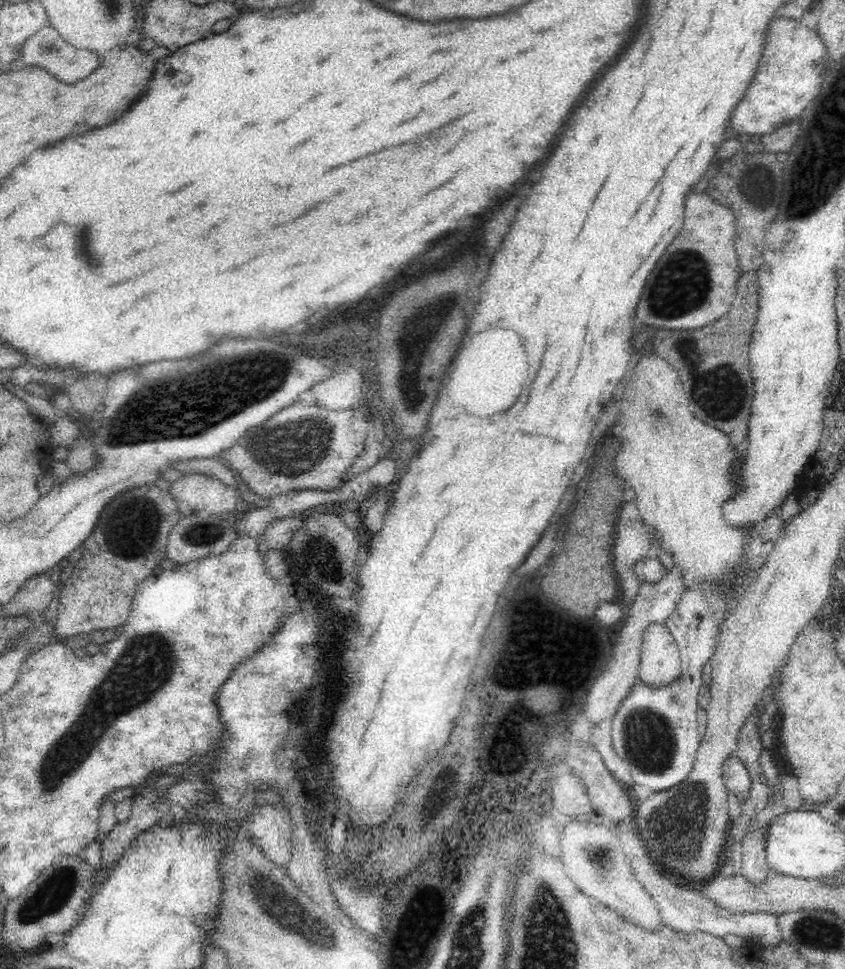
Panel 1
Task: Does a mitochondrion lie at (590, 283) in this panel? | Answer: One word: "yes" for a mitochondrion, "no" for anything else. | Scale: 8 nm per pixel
no

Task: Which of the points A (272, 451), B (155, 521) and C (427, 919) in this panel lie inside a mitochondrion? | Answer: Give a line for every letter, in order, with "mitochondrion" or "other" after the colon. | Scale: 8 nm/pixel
A: mitochondrion
B: mitochondrion
C: other

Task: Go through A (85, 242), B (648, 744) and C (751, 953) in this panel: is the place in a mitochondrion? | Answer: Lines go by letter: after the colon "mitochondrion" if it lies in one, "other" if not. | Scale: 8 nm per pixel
A: mitochondrion
B: mitochondrion
C: other

